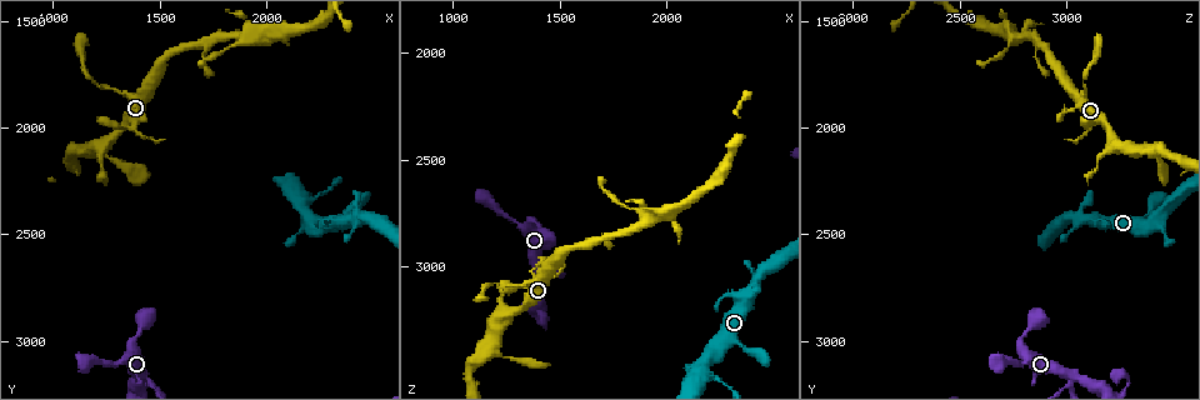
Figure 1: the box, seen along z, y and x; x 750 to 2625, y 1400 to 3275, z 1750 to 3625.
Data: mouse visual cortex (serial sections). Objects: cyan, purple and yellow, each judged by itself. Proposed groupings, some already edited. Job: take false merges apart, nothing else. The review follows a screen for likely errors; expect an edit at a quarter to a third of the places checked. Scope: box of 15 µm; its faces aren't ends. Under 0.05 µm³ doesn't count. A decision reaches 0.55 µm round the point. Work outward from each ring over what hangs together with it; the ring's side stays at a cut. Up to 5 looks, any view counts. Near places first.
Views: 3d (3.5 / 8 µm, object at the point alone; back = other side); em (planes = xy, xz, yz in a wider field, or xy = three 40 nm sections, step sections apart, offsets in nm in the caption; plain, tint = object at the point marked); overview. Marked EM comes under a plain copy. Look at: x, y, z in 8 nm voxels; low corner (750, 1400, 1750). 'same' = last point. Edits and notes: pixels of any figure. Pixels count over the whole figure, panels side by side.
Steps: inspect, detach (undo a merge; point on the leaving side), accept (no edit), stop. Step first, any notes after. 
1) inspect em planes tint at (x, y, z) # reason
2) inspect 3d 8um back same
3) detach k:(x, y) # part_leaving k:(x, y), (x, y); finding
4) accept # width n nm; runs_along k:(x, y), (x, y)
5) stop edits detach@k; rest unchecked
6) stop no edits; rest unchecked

inspect 3d 8um at (1410, 3160, 3020) # three-way junction

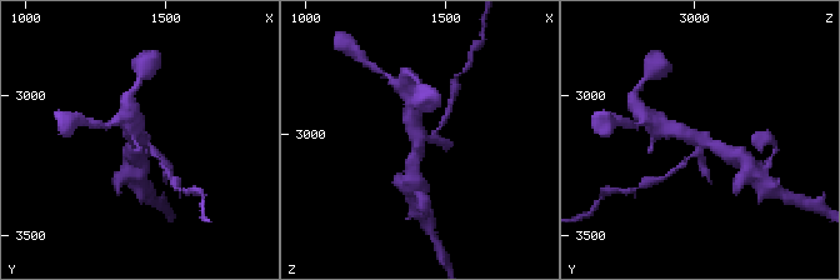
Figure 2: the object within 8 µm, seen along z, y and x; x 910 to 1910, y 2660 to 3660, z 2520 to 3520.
inspect em xy step 3 tint at (1410, 3160, 3010) # arms 3; arm_widths 200, 400, 450 nm; now the EM

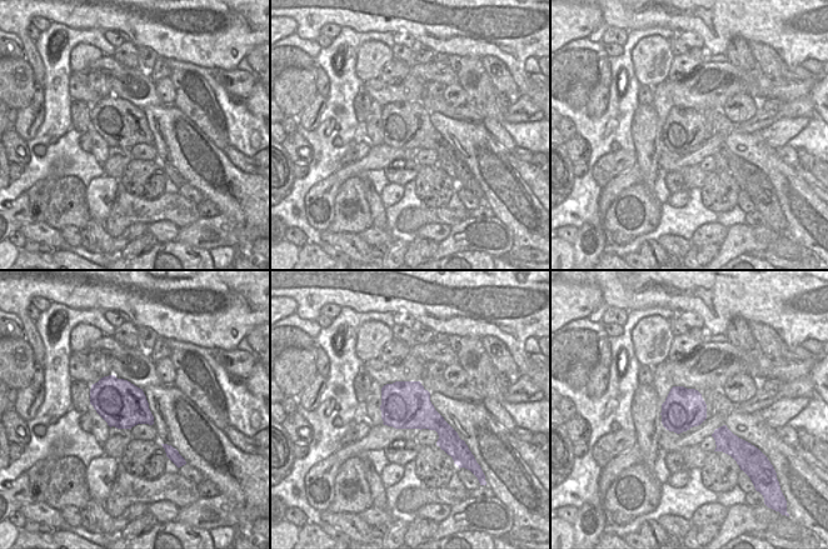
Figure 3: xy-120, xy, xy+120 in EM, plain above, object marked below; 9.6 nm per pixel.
detach 2:(168, 166) # two cells meet here

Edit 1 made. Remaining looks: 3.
inspect overview # redraw

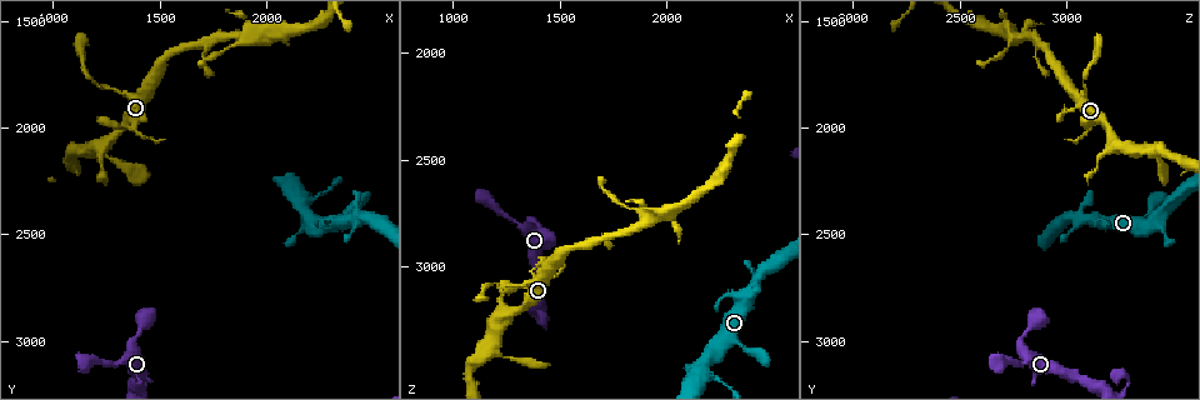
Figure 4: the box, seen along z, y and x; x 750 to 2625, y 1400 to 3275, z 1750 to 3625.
inspect 3d 3.5um at (1440, 3170, 3290) # thick turns thin

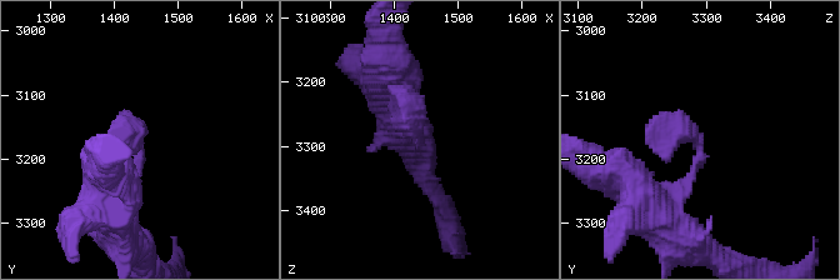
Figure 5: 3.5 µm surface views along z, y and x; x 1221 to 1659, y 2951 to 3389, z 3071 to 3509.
inspect em planes tint at (1435, 3180, 3290)

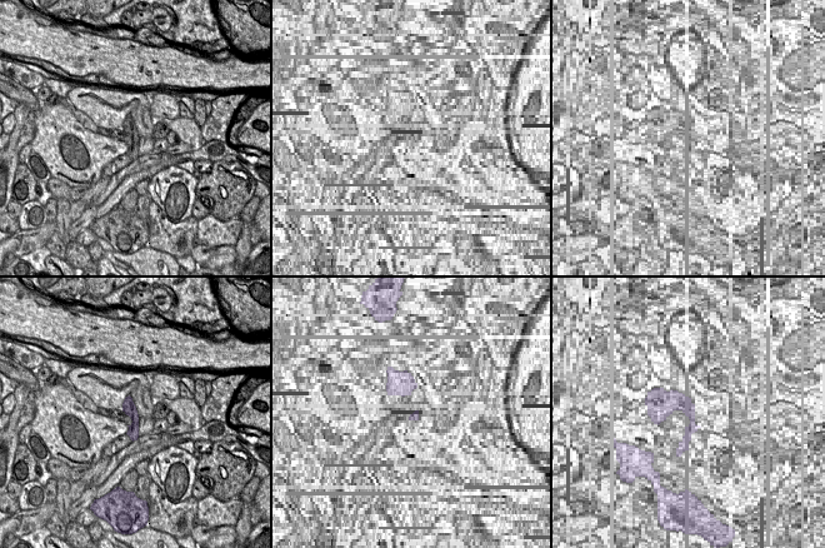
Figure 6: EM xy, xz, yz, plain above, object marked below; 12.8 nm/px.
accept # runs_along 6:(128, 400), (134, 416), (134, 437); all the same cell

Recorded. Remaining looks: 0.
stop edits detach@2; rest unchecked

